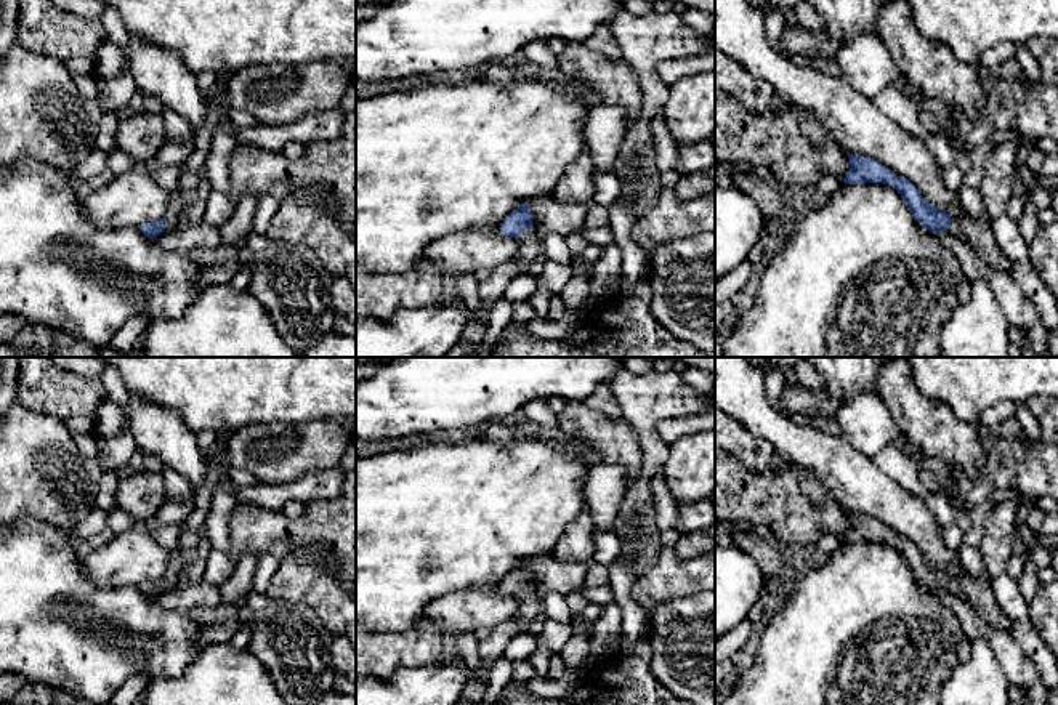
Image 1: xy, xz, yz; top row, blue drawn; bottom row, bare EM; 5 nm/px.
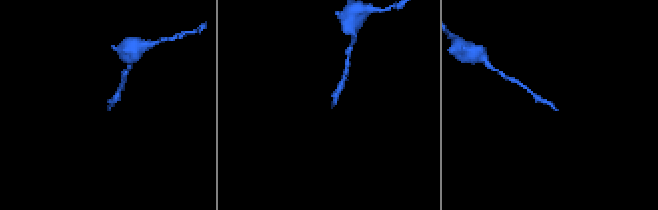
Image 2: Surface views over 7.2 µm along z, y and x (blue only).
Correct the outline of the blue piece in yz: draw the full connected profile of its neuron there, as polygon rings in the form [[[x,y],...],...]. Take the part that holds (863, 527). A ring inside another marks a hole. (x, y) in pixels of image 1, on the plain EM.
[[[848,511],[850,529],[843,537],[845,543],[883,542],[896,548],[909,566],[914,578],[930,591],[947,590],[954,596],[967,599],[989,623],[1003,623],[1003,615],[995,601],[991,583],[983,583],[970,574],[955,582],[933,562],[927,561],[919,548],[904,535],[898,535],[885,524],[870,516]]]

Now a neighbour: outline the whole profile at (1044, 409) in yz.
[[[1034,396],[1026,405],[1040,428],[1036,441],[1058,447],[1058,399]]]

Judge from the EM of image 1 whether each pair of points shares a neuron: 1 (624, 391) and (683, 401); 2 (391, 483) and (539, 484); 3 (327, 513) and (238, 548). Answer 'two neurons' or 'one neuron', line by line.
1: one neuron
2: one neuron
3: one neuron

